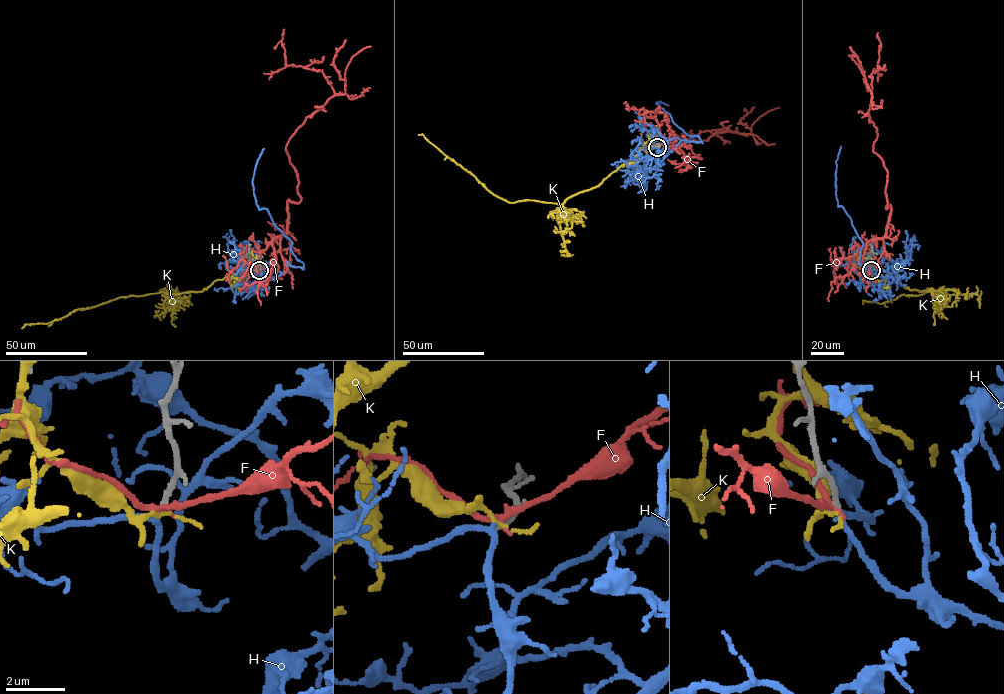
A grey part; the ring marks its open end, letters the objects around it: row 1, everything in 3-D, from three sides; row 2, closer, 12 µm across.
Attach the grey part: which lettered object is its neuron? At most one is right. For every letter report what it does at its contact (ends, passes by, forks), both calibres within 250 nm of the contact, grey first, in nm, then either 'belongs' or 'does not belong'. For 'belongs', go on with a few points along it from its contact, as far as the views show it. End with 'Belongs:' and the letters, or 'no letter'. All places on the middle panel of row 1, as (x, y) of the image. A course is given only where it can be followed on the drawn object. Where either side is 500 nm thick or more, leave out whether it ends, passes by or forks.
F: it passes by | 200/200 nm | does not belong
H: it passes by | 170/180 nm | belongs | via (657, 147), (659, 163), (682, 140), (702, 142), (697, 136), (691, 138), (656, 103), (668, 105)
K: it forks | 190/90 nm | does not belong
Belongs: H

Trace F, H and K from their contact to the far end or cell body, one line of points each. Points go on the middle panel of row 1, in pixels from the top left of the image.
F: (658, 147), (674, 134), (672, 143), (688, 161), (701, 158), (689, 138), (739, 133), (688, 136), (692, 131)
H: (657, 147), (659, 163), (682, 140), (702, 142), (697, 136), (691, 138), (656, 103), (668, 105)
K: (657, 147), (650, 144), (651, 133), (629, 165), (561, 204), (510, 202), (418, 135)

